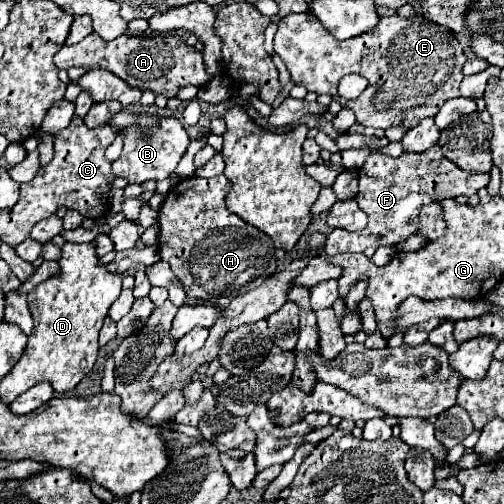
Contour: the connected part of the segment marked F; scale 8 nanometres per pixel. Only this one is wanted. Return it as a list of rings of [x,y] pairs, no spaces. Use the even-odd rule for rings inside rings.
[[[438,145],[424,153],[404,153],[398,159],[372,153],[364,167],[358,171],[360,191],[356,195],[358,205],[364,213],[368,213],[368,225],[362,231],[346,231],[346,229],[334,229],[326,237],[326,253],[328,257],[334,257],[334,253],[364,253],[368,247],[380,247],[380,245],[398,245],[400,241],[408,239],[418,231],[418,211],[422,205],[446,199],[446,197],[458,197],[458,195],[474,195],[478,189],[486,187],[490,181],[488,173],[466,173],[458,169],[454,163],[450,163]]]

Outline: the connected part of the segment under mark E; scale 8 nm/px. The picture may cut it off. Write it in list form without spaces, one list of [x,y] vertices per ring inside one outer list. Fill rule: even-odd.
[[[310,11],[302,13],[302,15],[288,15],[278,25],[278,31],[274,37],[274,51],[286,63],[294,83],[306,85],[308,91],[332,95],[342,107],[350,107],[354,111],[356,121],[360,125],[374,127],[374,129],[388,129],[392,125],[414,127],[422,119],[434,117],[448,99],[460,97],[458,89],[464,79],[462,65],[466,61],[464,47],[460,45],[458,37],[454,33],[448,33],[448,29],[444,29],[442,25],[436,25],[418,13],[408,19],[404,19],[400,15],[382,17],[376,23],[376,29],[370,29],[368,33],[362,33],[360,37],[352,37],[346,41],[338,41],[336,37],[332,37],[322,27],[322,23],[316,19],[316,15]],[[348,73],[358,73],[368,79],[366,91],[360,97],[356,97],[354,101],[348,101],[338,95],[338,83]]]

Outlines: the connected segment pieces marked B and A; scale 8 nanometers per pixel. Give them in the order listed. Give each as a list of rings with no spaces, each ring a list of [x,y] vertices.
[[[140,115],[140,121],[132,127],[126,127],[124,149],[118,161],[112,163],[112,171],[116,177],[126,177],[130,183],[144,183],[148,179],[162,181],[168,179],[182,155],[190,145],[190,137],[182,123],[174,117],[156,117],[156,115]]]
[[[90,33],[84,41],[76,45],[64,45],[56,57],[54,63],[58,69],[70,69],[70,67],[84,67],[84,69],[106,69],[118,75],[122,81],[126,81],[130,87],[136,87],[140,91],[154,91],[162,93],[168,99],[176,97],[178,91],[186,85],[202,87],[210,81],[210,75],[204,65],[204,57],[198,49],[186,45],[186,39],[180,35],[120,35],[112,41],[100,41],[96,33]]]

